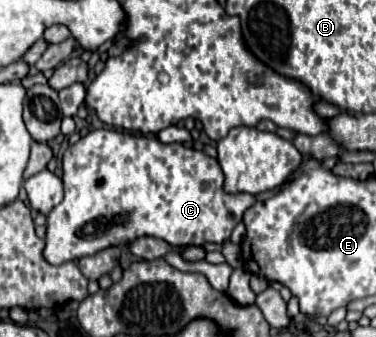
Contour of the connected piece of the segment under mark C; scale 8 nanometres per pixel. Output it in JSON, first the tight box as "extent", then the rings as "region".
{"extent":[44,129,264,265],"region":[[[94,129],[78,143],[70,145],[62,155],[62,183],[64,199],[50,211],[46,231],[44,257],[52,265],[78,261],[106,247],[130,245],[140,237],[158,237],[170,245],[220,245],[242,221],[246,207],[250,207],[254,199],[264,199],[264,195],[250,193],[228,195],[222,189],[224,175],[218,167],[218,161],[202,151],[182,143],[166,145],[152,135],[134,135],[116,129]]]}

